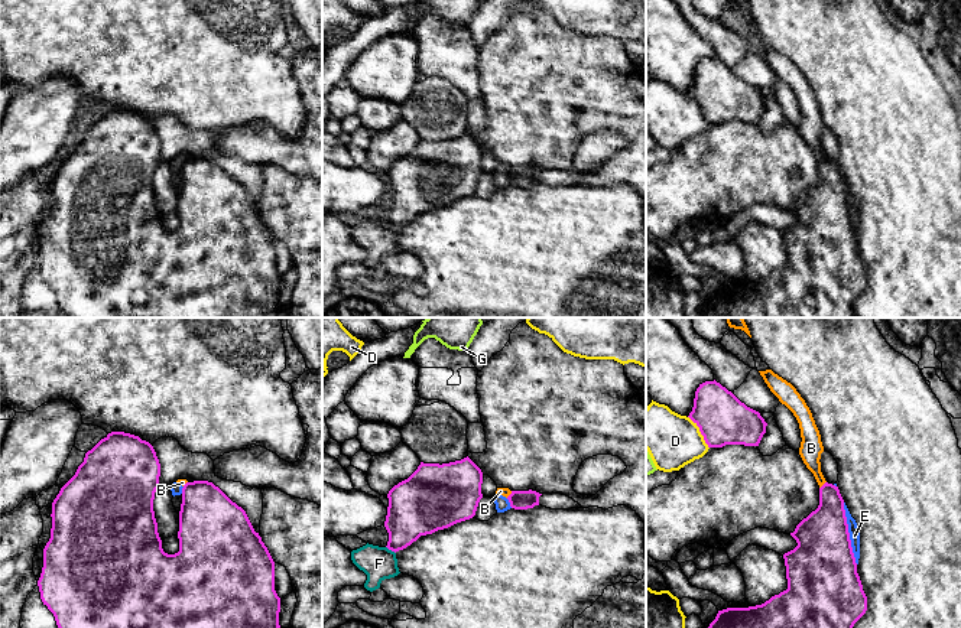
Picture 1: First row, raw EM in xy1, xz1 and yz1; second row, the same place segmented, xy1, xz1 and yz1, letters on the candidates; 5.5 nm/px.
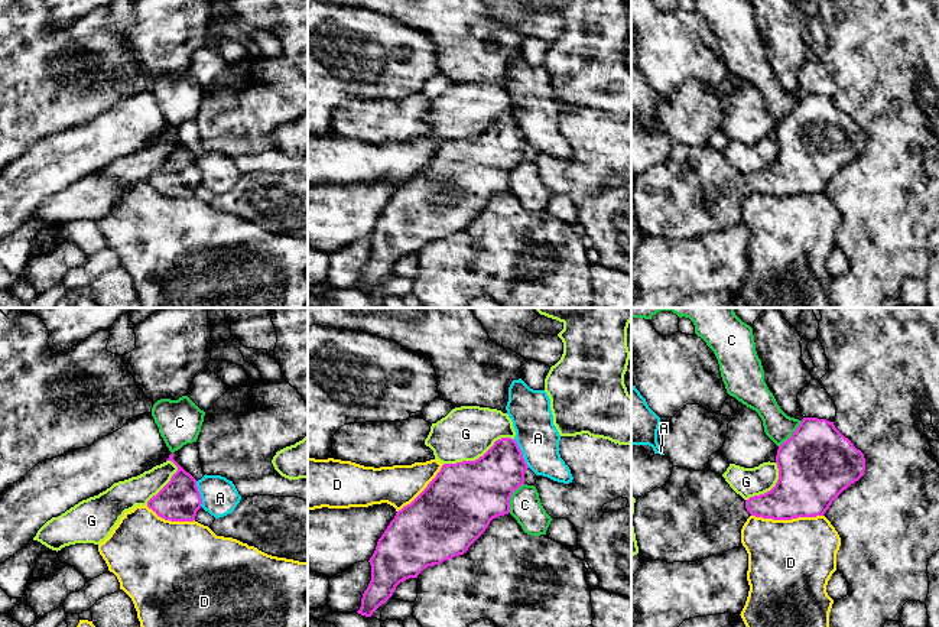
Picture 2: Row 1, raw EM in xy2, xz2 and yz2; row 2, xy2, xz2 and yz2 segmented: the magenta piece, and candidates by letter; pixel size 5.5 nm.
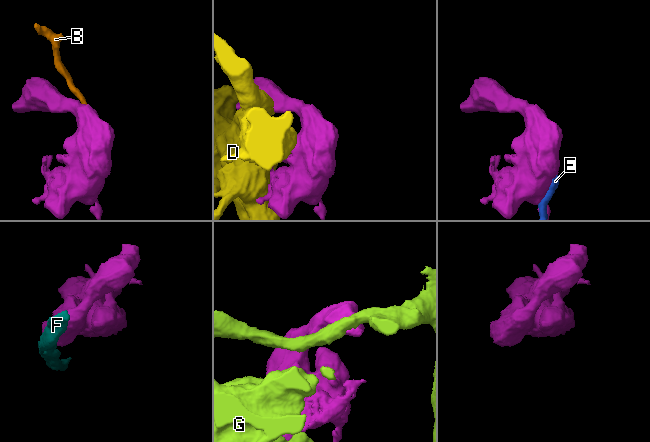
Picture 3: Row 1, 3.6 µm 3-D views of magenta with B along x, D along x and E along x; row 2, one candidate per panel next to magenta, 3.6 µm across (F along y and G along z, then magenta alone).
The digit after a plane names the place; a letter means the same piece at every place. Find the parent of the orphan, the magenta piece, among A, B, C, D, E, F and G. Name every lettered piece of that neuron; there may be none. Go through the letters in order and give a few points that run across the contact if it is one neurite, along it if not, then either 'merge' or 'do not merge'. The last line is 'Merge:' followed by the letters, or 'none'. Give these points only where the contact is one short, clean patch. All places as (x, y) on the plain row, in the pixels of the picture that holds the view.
A: line xz2 (513, 116), (529, 143); do not merge
B: line yz1 (825, 158), (820, 165); do not merge
C: do not merge
D: do not merge
E: do not merge
F: line xz1 (386, 223), (395, 230); do not merge
G: do not merge
Merge: none

